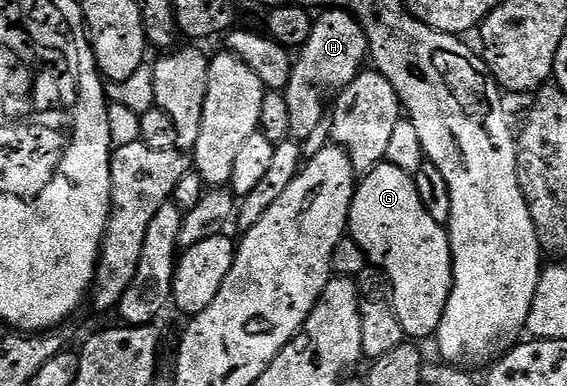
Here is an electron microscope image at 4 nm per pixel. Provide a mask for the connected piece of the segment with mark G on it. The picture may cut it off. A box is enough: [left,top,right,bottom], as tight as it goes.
[347,161,453,339]

